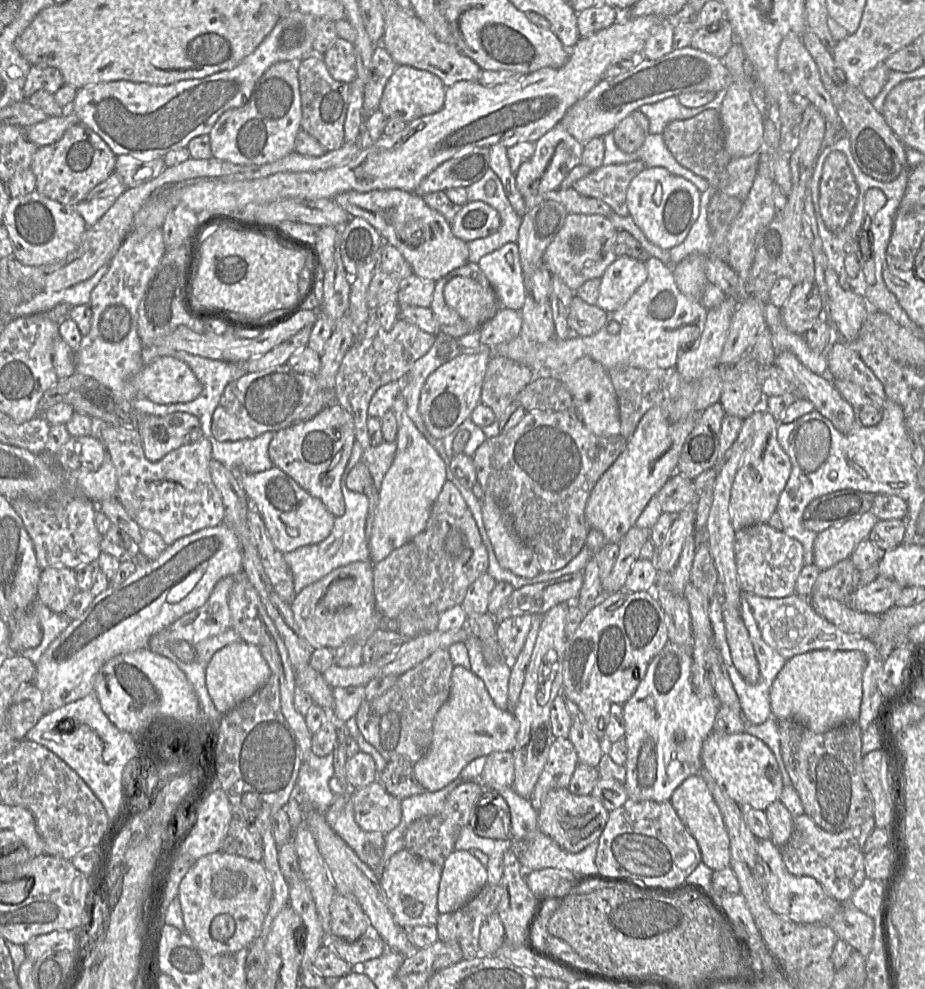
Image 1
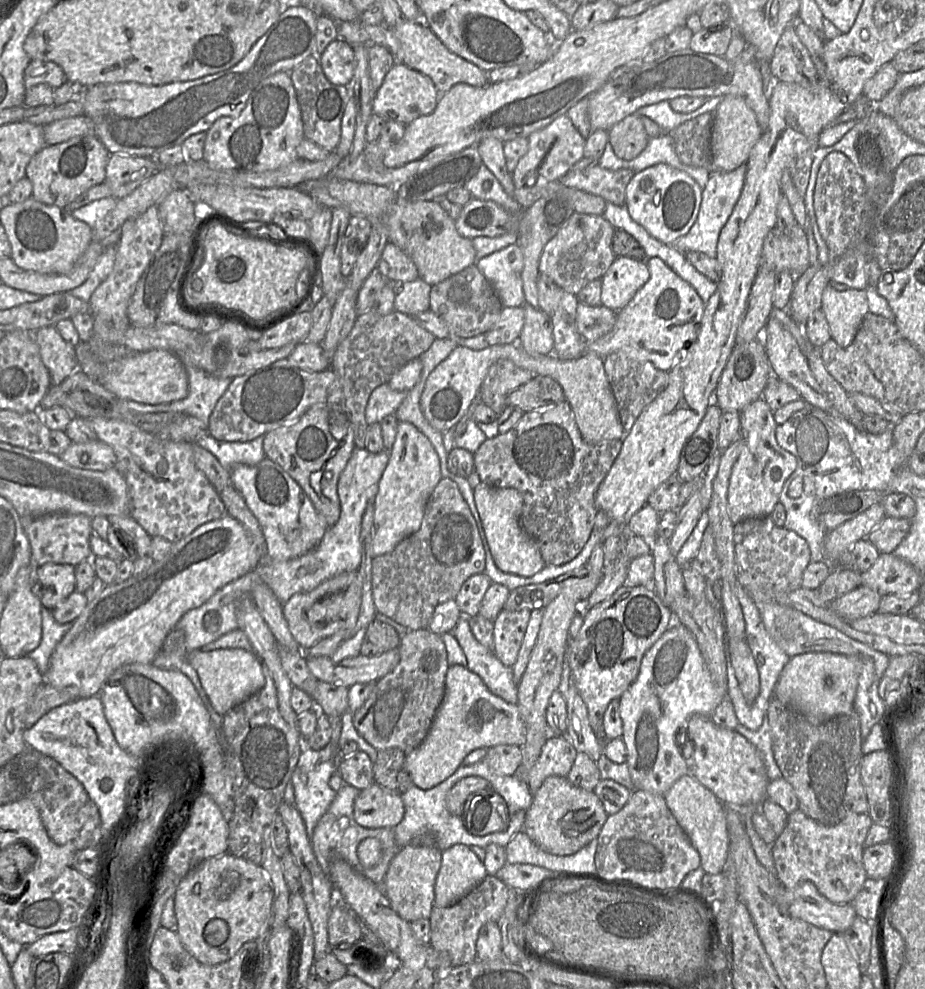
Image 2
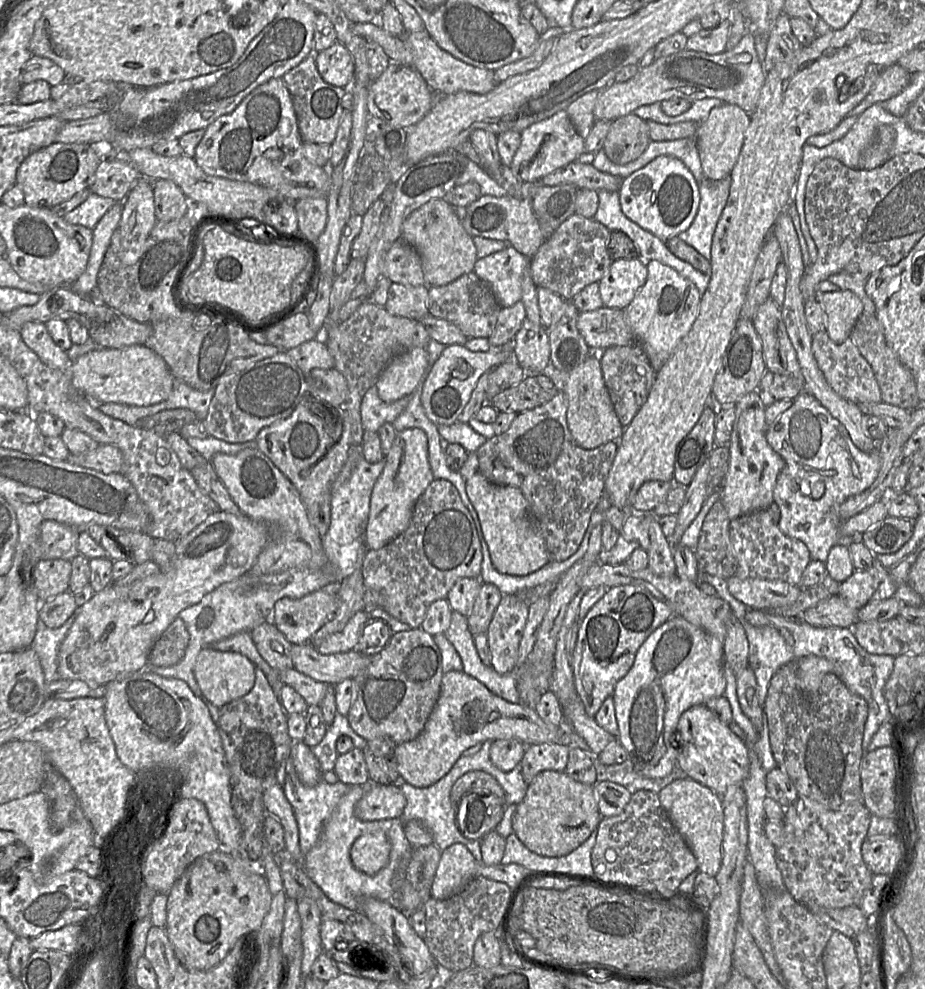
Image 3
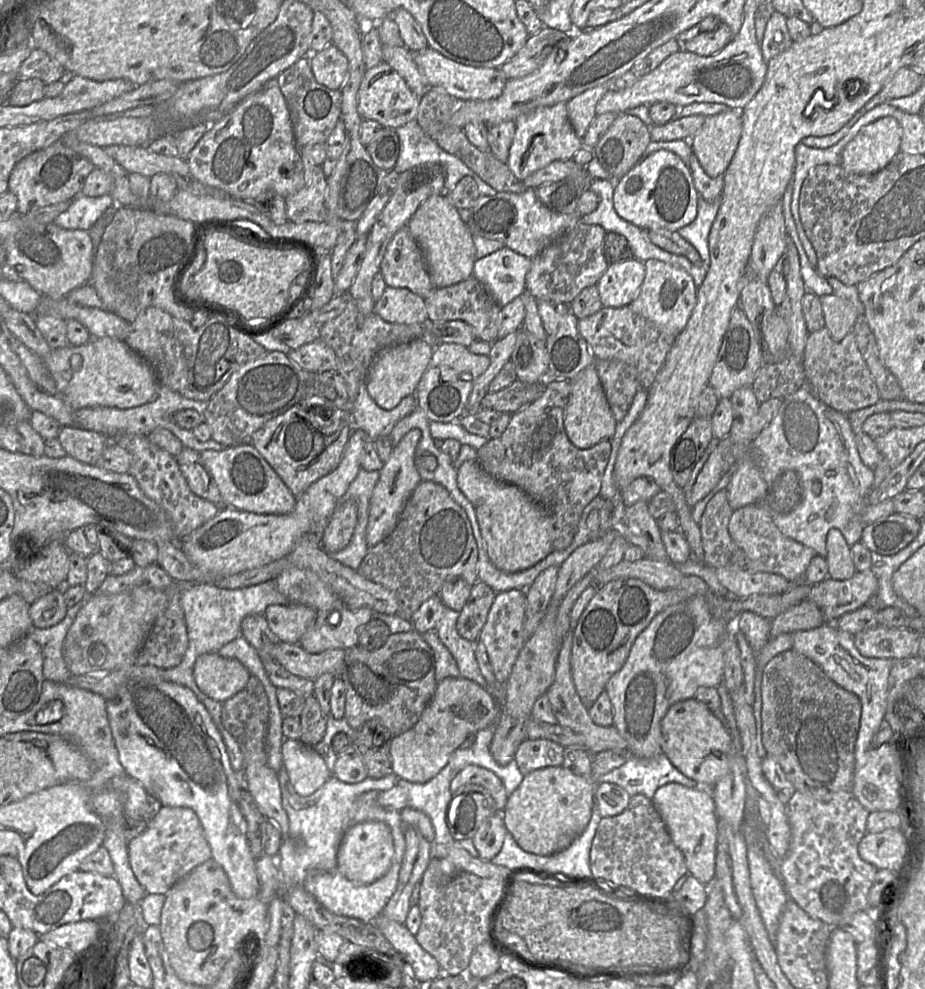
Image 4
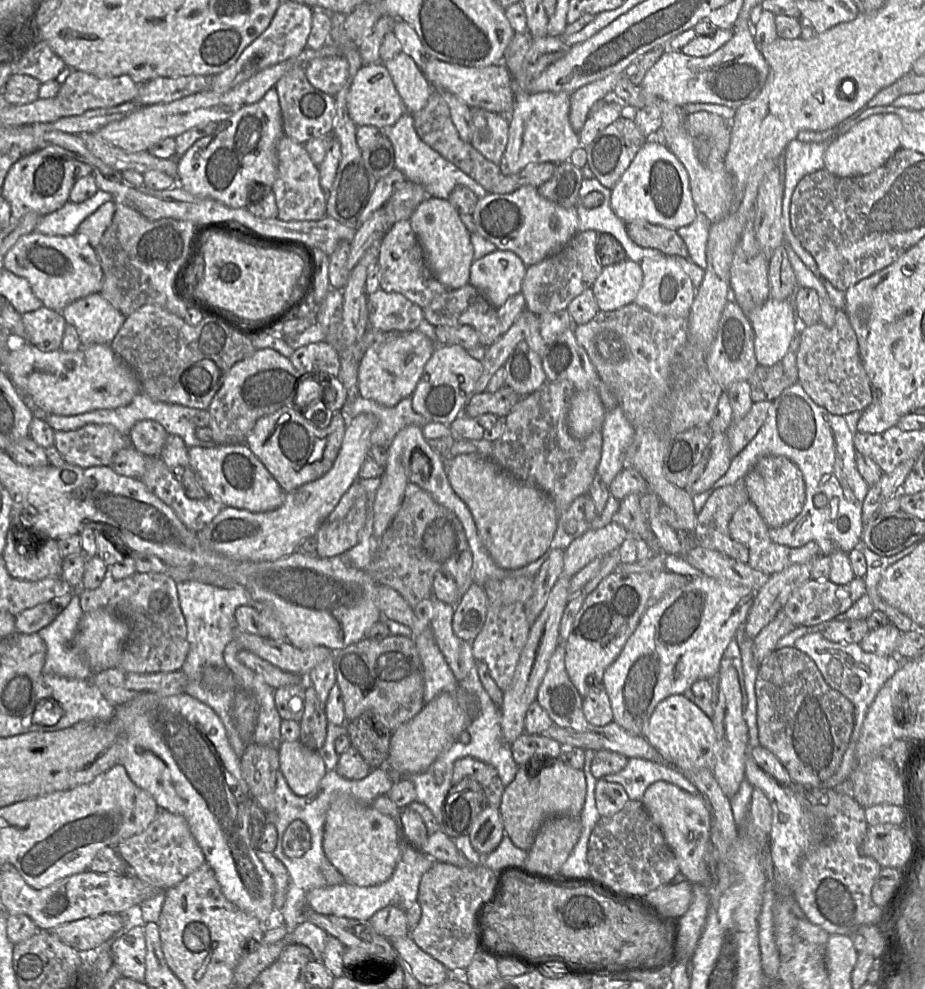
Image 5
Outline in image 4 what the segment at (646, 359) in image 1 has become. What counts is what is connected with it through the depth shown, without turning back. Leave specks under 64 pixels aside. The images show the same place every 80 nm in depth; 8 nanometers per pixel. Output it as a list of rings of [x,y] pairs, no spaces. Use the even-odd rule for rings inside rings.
[[[657,259],[644,262],[645,277],[635,299],[628,305],[635,313],[650,320],[662,330],[681,333],[696,305],[697,288],[683,269]]]

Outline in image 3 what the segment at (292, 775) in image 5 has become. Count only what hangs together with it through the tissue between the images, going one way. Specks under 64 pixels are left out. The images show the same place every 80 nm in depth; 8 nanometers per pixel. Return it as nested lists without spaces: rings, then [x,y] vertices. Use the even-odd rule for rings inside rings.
[[[294,741],[289,758],[294,765],[299,780],[305,786],[312,787],[321,779],[326,780],[329,784],[339,781],[334,771],[325,774],[322,772],[318,759],[311,748],[303,741]]]

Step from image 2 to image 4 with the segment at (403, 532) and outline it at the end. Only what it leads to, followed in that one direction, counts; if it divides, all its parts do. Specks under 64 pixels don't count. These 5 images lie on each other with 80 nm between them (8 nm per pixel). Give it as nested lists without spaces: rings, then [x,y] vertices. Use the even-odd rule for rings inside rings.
[[[419,429],[410,430],[392,449],[390,457],[380,470],[380,478],[370,499],[369,521],[366,529],[367,544],[374,547],[395,529],[405,504],[422,481],[415,466],[415,451],[422,437]]]

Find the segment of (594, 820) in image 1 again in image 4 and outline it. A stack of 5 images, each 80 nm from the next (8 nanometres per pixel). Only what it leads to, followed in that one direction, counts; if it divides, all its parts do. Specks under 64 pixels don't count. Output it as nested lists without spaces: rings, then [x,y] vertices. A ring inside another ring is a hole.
[[[563,766],[538,769],[524,776],[520,786],[508,796],[504,823],[521,849],[540,856],[550,856],[567,849],[586,829],[592,815],[594,786],[591,779],[573,774]]]

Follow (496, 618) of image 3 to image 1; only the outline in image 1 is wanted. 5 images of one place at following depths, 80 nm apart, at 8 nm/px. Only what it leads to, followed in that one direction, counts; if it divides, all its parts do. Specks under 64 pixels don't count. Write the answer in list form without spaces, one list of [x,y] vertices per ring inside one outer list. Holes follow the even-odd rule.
[[[529,614],[505,619],[496,626],[496,638],[510,668],[515,663],[532,623]]]

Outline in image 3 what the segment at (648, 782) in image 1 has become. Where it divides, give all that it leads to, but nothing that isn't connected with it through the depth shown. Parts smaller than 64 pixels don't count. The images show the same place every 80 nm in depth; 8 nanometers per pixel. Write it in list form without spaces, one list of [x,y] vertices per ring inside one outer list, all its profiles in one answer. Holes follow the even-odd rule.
[[[674,614],[670,619],[658,627],[639,647],[634,663],[628,673],[621,678],[615,685],[612,697],[615,706],[616,720],[619,729],[618,741],[628,753],[628,759],[633,763],[635,771],[641,776],[647,778],[664,778],[668,776],[675,767],[677,767],[677,748],[674,742],[674,735],[681,714],[694,705],[705,705],[706,701],[711,698],[723,696],[726,686],[726,680],[723,673],[724,668],[724,653],[721,642],[717,639],[712,639],[701,628],[692,625],[683,617]]]

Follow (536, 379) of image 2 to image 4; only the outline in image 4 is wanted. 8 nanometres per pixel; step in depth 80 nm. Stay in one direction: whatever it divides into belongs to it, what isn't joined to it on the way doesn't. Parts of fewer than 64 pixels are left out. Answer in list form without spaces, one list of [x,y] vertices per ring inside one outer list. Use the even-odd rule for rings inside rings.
[[[515,380],[511,385],[495,393],[487,393],[481,400],[480,408],[512,415],[541,397],[544,390],[545,383],[543,381],[526,383]]]

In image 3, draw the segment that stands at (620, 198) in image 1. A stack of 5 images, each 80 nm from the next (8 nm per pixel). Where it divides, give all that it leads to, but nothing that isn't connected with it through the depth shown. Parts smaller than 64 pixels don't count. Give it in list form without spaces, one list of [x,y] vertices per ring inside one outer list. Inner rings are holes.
[[[574,161],[545,175],[540,183],[544,186],[572,184],[579,189],[618,192],[622,179],[624,178],[601,172],[592,164]]]

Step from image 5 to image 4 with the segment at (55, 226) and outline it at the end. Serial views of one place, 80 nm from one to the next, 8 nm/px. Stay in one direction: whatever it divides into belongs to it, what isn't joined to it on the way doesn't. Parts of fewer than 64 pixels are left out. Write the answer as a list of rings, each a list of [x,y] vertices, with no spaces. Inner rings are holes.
[[[79,194],[72,200],[69,208],[59,214],[53,223],[67,230],[89,231],[95,255],[103,233],[109,224],[109,219],[104,219],[103,214],[114,204],[114,199],[109,194],[99,197]]]

